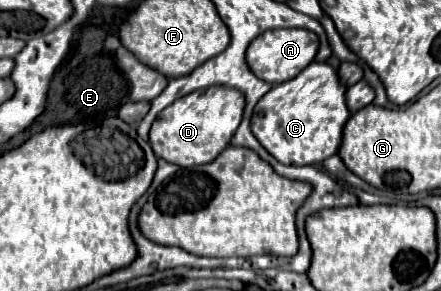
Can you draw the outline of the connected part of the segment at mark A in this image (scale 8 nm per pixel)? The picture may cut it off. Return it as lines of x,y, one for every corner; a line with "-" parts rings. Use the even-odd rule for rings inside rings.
269,29
265,33
261,33
249,47
245,53
245,61
249,65
249,69
263,81
277,85
283,81
289,81
291,77
295,77
299,71
303,71
315,57
319,47
319,39
315,33
307,31
307,29

